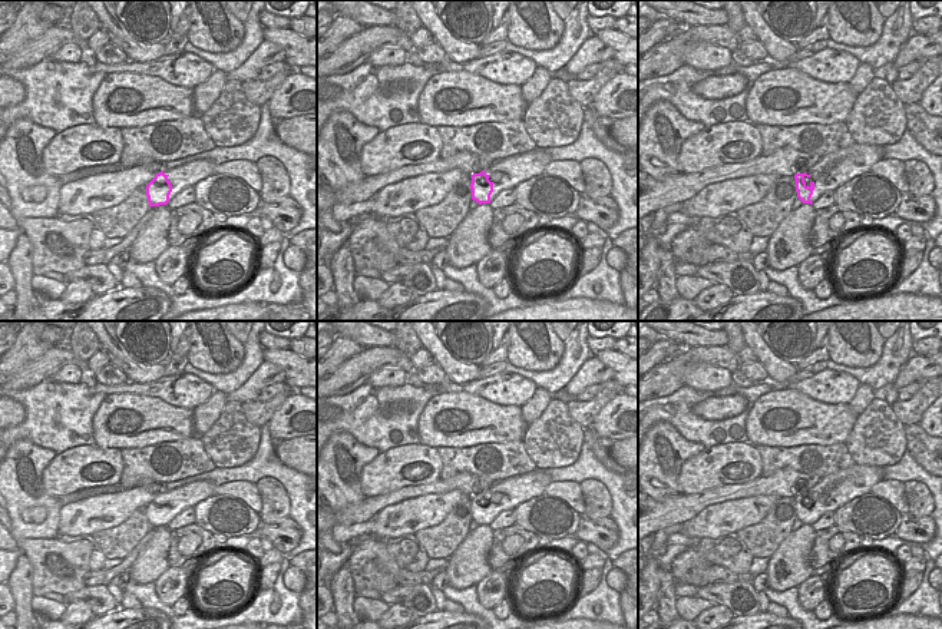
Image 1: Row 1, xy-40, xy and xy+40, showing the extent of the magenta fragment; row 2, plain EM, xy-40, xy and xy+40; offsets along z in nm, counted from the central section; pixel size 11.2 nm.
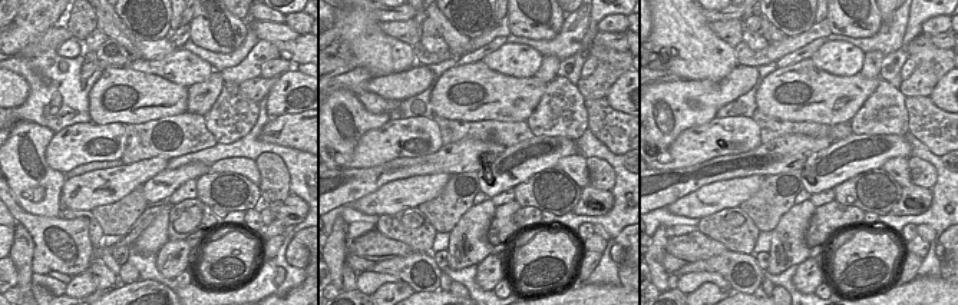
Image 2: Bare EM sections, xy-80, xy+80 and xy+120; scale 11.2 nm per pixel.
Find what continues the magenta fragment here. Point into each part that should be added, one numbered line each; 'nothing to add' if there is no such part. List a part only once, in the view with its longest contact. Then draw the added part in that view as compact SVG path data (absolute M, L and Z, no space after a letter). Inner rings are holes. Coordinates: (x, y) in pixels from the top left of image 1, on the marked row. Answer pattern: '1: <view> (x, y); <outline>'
1: xy+40 (833, 169); M859 143L822 156L814 166L806 171L806 186L814 183L810 201L814 202L824 192L836 191L853 178L870 172L870 168L880 159L883 159L882 148Z

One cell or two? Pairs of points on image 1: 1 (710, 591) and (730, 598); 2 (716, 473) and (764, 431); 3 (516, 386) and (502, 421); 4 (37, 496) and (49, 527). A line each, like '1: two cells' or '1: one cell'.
1: one cell
2: two cells
3: two cells
4: one cell

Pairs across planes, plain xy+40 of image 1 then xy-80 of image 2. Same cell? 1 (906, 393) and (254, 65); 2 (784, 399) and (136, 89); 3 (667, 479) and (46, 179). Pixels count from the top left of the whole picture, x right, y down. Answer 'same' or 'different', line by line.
1: different
2: same
3: same

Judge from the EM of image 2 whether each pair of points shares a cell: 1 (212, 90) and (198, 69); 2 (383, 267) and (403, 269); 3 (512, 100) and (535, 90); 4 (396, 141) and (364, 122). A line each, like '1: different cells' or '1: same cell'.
1: different cells
2: same cell
3: same cell
4: different cells

